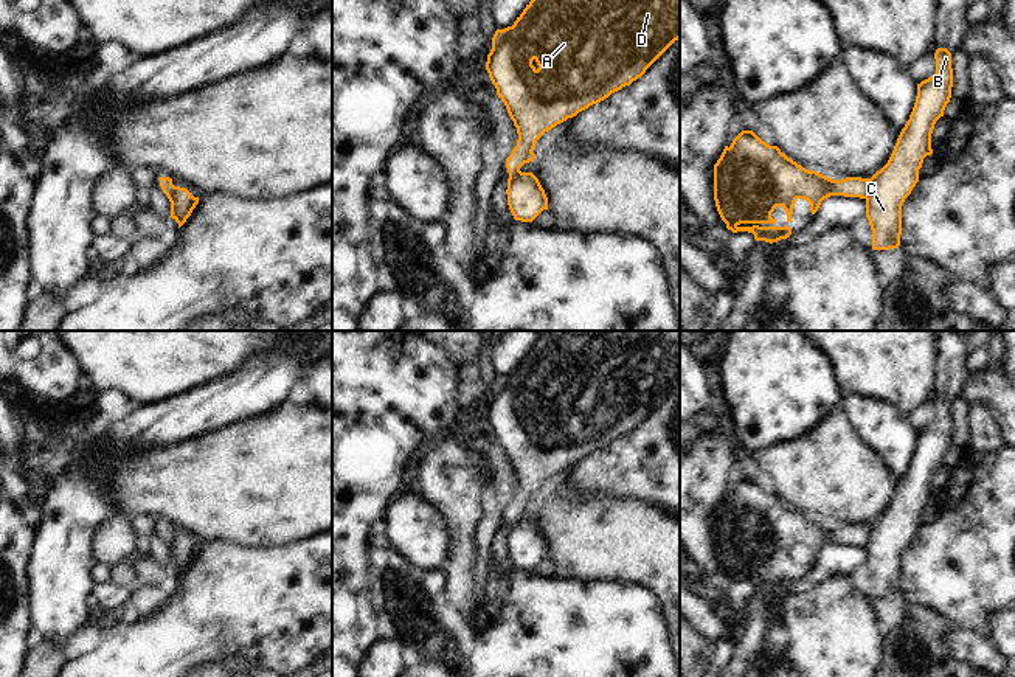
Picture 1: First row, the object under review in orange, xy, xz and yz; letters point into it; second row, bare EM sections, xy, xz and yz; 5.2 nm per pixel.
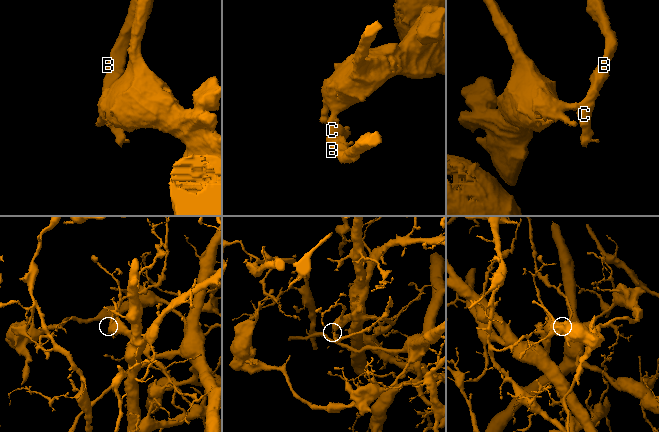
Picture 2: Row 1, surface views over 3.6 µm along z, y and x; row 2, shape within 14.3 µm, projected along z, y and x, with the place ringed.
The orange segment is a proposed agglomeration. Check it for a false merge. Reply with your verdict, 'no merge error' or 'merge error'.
merge error

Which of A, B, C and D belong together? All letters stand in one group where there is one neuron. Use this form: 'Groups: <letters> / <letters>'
Groups: A D / B C.

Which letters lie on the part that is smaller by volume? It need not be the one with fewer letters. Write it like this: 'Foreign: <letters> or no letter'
Foreign: B, C

